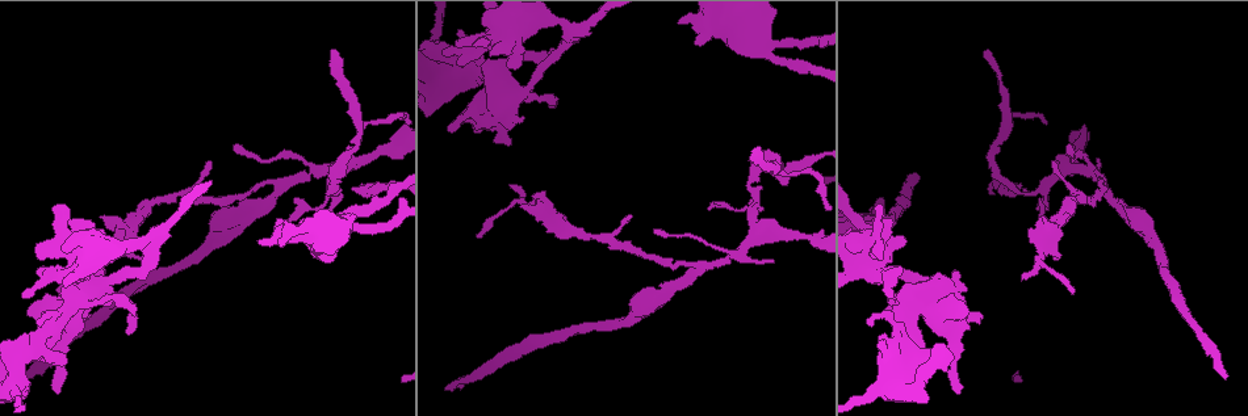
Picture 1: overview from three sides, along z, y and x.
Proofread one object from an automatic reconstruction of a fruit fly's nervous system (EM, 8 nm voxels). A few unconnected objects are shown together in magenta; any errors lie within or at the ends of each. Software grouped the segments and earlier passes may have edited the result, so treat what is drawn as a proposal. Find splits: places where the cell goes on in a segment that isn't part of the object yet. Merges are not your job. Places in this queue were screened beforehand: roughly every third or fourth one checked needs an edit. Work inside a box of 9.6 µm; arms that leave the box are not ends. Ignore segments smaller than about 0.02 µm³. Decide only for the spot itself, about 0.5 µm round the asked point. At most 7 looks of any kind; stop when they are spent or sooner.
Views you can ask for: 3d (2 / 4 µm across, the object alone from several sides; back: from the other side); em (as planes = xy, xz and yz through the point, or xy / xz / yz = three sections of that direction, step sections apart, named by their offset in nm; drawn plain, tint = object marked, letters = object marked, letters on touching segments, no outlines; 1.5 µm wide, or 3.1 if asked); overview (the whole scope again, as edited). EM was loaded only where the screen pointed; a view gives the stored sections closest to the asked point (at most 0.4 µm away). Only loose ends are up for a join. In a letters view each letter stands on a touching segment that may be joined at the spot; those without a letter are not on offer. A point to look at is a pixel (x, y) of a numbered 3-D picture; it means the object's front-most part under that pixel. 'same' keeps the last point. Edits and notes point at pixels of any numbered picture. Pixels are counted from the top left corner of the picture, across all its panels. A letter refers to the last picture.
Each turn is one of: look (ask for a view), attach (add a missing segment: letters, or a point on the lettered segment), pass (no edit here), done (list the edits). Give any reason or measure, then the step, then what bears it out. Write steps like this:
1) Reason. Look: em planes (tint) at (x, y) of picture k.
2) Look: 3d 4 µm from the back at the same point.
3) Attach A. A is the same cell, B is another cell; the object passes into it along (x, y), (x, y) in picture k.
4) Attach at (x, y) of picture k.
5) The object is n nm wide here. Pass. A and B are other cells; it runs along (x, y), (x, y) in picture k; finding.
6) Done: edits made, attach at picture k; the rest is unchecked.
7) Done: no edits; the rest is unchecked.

Free end. Look: em xy step 4 (letters) at (959, 394) of picture 1.

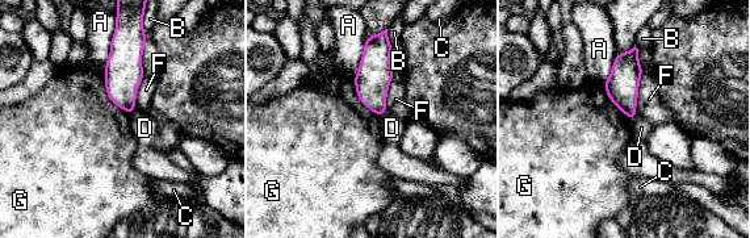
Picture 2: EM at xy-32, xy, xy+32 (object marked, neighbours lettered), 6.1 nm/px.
Look: em planes (letters) at the same point.

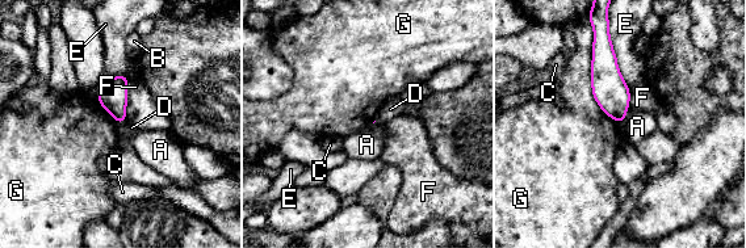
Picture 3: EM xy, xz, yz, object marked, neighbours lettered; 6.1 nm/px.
Pass. A, B, C, D, E, F and G are other cells; a border runs along (592, 37), (591, 95), (620, 124) in picture 3; no lettered segment goes on from it.

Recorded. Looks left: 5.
Tapers out. Look: 3d 4 µm at (1222, 376) of picture 1.

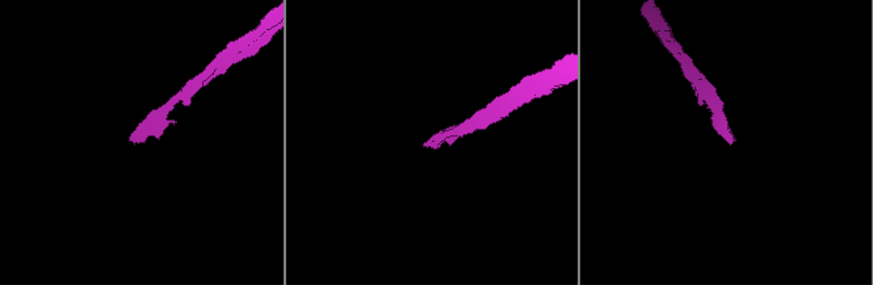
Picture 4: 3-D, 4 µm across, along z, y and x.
Look: em yz step 8 (tint) at (425, 144) of picture 4.

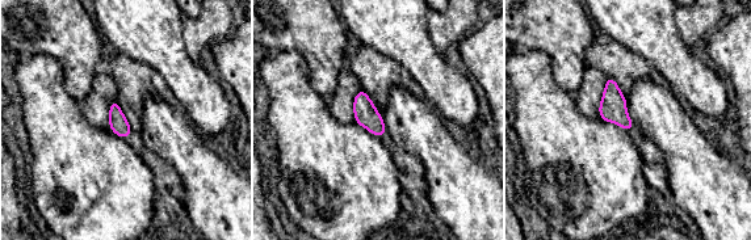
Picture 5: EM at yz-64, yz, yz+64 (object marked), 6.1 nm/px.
Another direction. Look: em planes (letters) at the same point.

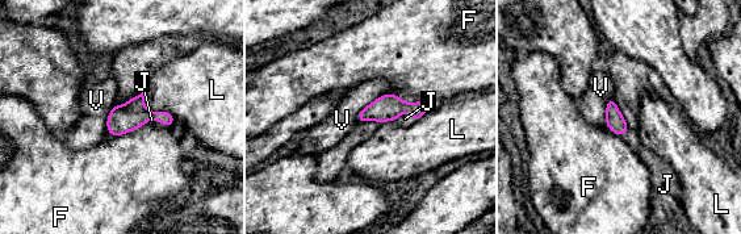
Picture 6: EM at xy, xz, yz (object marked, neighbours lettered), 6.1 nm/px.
Attach J. J is the same cell, F, L and V are other cells; the object passes into it along (385, 108), (405, 111), (405, 118) in picture 6; it goes on there.

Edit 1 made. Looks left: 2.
Branch stops here. Look: em xz step 4 (letters) at (511, 127) of picture 1.

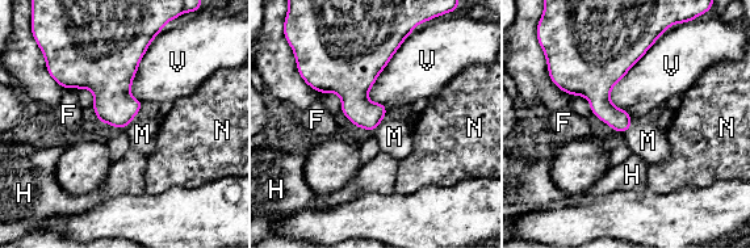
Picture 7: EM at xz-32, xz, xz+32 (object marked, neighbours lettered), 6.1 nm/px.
The longest contact is with V, 550 nm. Attach M. M is the same cell, F, H, N and V are other cells; the object passes into it along (363, 113), (376, 127), (394, 137) in picture 7; the cell continues.

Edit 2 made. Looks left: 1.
Done: edits made, attach at picture 6, attach at picture 7; the rest is unchecked.

